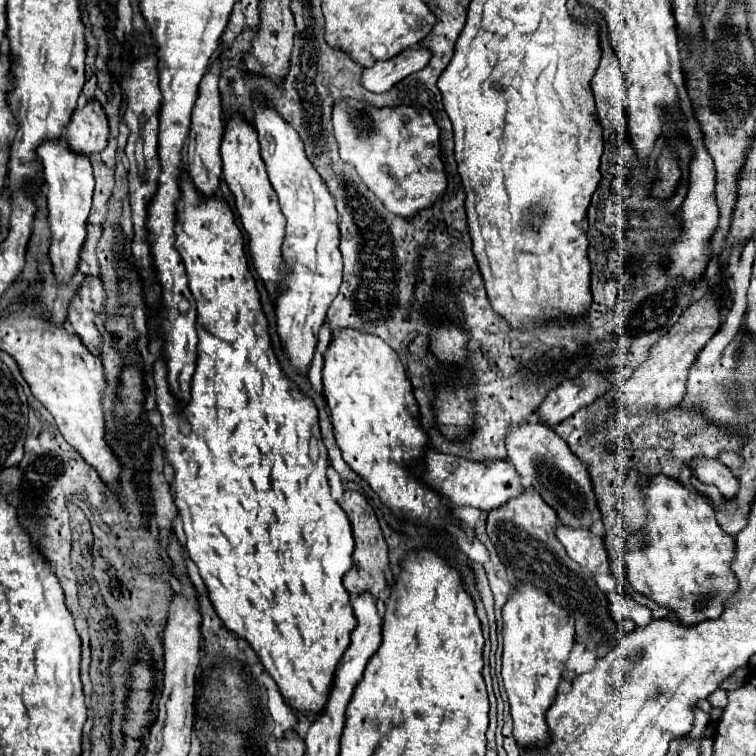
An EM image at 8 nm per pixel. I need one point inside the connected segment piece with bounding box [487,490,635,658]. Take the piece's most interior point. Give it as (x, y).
(523, 531)

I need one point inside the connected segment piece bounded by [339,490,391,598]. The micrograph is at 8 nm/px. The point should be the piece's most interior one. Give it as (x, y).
(370, 561)

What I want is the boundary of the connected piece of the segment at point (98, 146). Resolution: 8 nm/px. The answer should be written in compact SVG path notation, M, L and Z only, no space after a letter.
M91 100L85 108L75 110L65 130L65 142L75 154L95 156L107 148L109 124L105 110L99 102Z

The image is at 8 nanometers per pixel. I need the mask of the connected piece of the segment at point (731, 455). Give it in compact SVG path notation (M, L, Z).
M727 452L727 454L721 454L719 460L733 472L739 472L743 468L743 458L737 454L737 452Z

